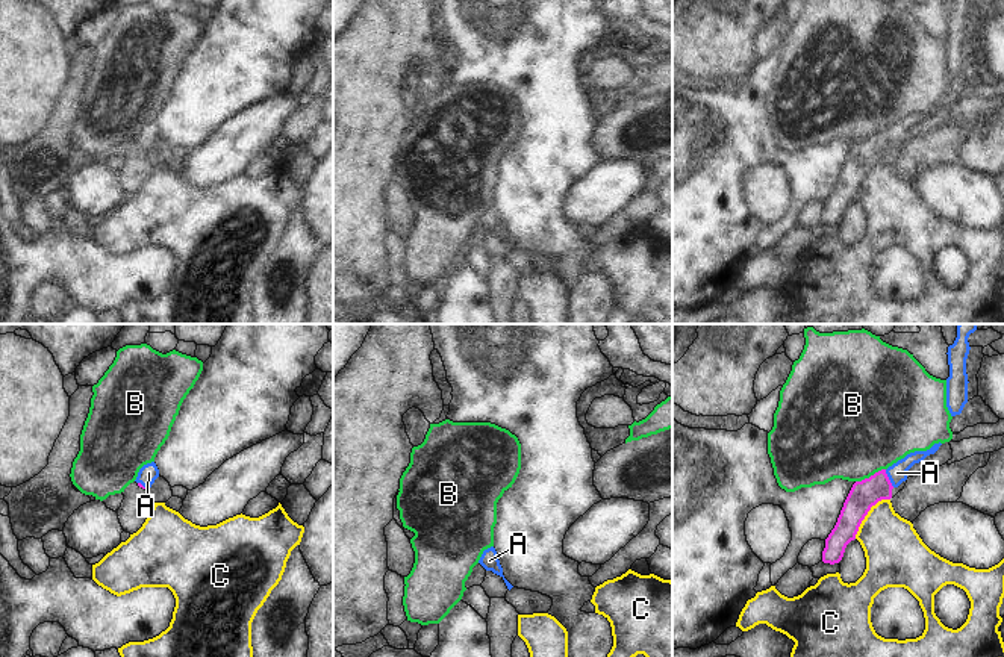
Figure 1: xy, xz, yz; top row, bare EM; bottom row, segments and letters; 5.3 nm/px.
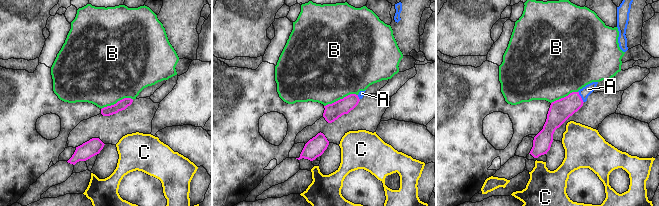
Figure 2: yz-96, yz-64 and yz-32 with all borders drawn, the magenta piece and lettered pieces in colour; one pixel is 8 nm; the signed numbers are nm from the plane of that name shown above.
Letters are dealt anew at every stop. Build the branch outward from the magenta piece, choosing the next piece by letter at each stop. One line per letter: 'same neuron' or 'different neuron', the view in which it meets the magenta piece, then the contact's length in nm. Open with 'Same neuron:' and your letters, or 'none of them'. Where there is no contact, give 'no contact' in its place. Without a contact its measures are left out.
Same neuron: A
A: same neuron; meets magenta in yz; contact 110 nm long
B: different neuron; meets magenta in yz; contact 180 nm long
C: different neuron; meets magenta in yz; contact 280 nm long

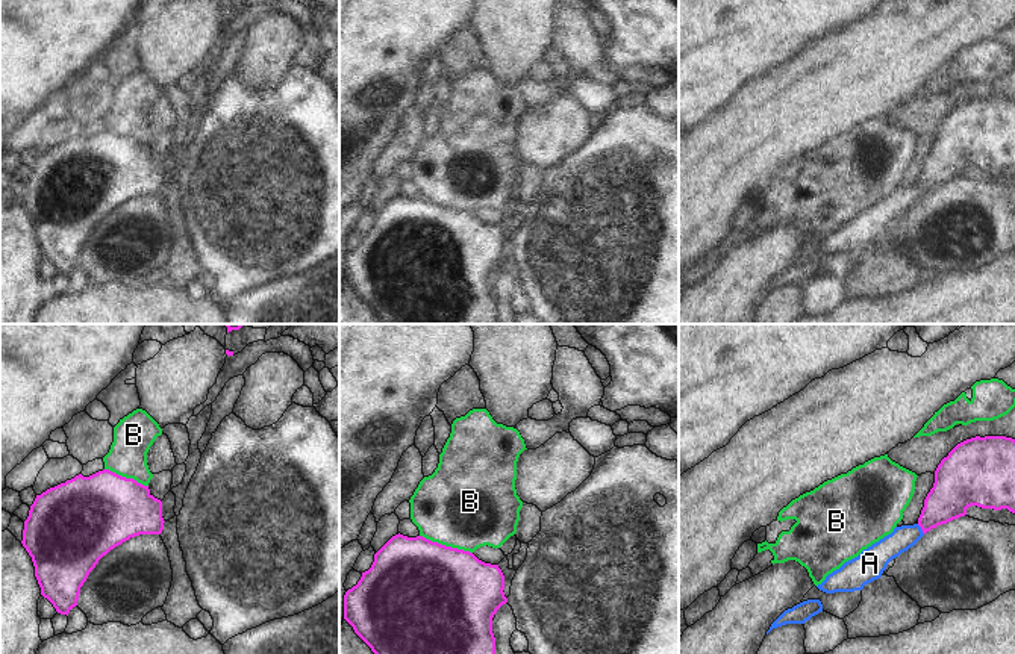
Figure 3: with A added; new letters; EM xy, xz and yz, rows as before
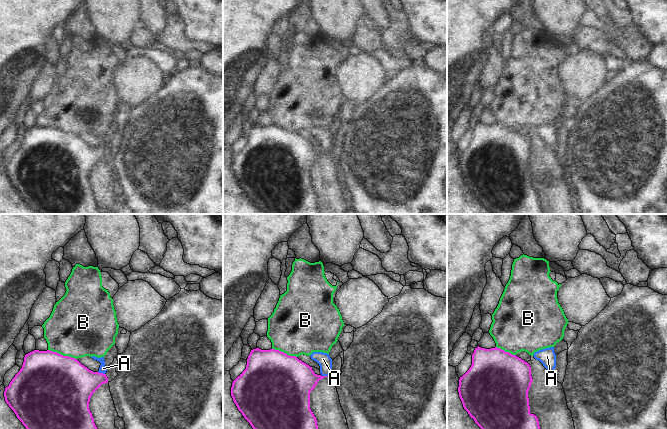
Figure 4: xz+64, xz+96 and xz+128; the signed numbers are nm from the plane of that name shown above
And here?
Same neuron: A
A: same neuron; meets magenta in yz; contact 70 nm long
B: different neuron; meets magenta in xz; contact 300 nm long

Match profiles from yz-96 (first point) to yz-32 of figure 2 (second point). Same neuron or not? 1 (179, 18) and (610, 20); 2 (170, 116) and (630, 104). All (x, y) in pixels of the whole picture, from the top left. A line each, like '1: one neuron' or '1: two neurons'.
1: two neurons
2: one neuron

